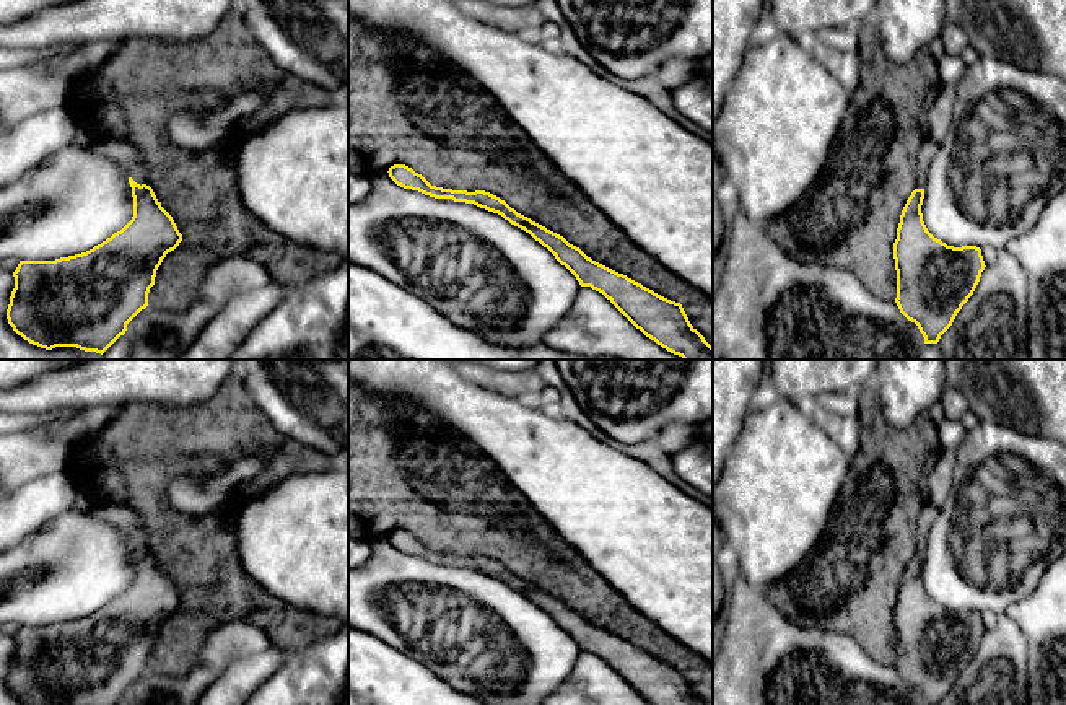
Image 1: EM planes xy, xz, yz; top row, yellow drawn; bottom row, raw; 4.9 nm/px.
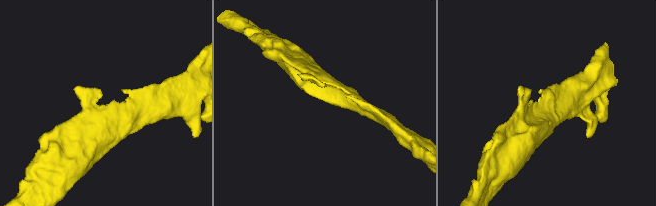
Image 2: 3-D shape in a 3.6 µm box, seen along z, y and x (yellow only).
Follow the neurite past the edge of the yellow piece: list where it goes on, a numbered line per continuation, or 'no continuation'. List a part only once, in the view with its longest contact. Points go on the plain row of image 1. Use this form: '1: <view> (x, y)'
1: xy (129, 521)

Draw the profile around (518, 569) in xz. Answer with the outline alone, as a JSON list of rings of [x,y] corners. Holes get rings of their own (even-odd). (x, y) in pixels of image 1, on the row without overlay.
[[[348,376],[348,536],[371,541],[405,529],[431,550],[452,555],[485,555],[518,578],[563,601],[592,625],[627,640],[654,658],[680,668],[690,689],[705,705],[713,705],[713,666],[653,620],[644,617],[620,591],[594,571],[518,492],[500,467],[469,438],[443,425],[422,404],[407,397],[376,397]]]

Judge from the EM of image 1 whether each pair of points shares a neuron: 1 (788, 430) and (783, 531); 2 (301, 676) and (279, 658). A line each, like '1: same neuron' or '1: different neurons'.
1: same neuron
2: different neurons

